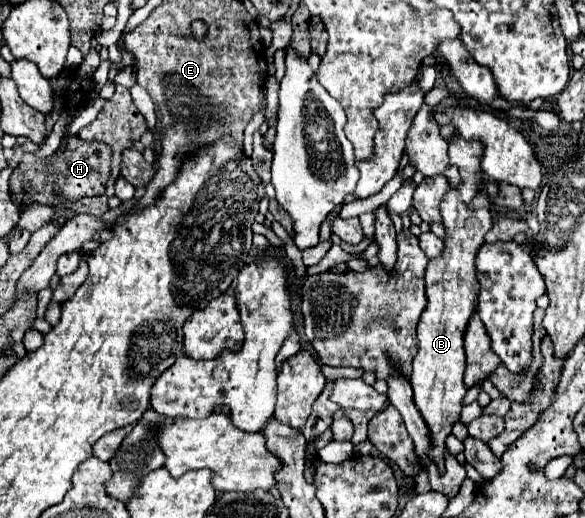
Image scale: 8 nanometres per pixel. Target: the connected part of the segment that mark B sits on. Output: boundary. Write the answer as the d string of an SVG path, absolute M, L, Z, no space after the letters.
M451 138L449 140L449 158L451 164L459 168L461 184L457 188L449 188L443 196L439 210L441 210L441 224L445 228L445 248L439 258L429 260L425 270L425 294L427 306L417 324L417 354L411 362L411 386L413 398L419 414L427 422L431 450L429 460L435 462L439 474L443 474L445 462L445 438L451 434L453 426L459 420L463 408L463 372L465 372L465 350L463 350L463 336L471 316L477 312L477 294L479 284L475 280L475 254L479 246L485 242L485 234L491 230L491 210L485 208L471 208L469 202L483 192L483 170L481 170L481 156L483 144L479 140L465 140L465 138Z

